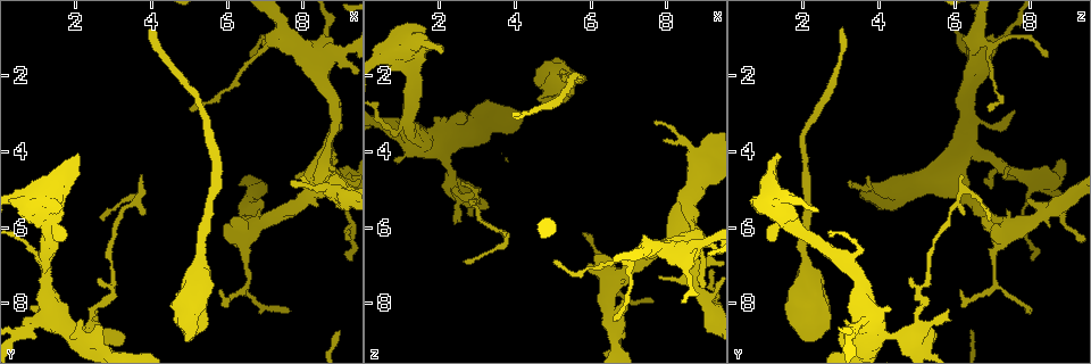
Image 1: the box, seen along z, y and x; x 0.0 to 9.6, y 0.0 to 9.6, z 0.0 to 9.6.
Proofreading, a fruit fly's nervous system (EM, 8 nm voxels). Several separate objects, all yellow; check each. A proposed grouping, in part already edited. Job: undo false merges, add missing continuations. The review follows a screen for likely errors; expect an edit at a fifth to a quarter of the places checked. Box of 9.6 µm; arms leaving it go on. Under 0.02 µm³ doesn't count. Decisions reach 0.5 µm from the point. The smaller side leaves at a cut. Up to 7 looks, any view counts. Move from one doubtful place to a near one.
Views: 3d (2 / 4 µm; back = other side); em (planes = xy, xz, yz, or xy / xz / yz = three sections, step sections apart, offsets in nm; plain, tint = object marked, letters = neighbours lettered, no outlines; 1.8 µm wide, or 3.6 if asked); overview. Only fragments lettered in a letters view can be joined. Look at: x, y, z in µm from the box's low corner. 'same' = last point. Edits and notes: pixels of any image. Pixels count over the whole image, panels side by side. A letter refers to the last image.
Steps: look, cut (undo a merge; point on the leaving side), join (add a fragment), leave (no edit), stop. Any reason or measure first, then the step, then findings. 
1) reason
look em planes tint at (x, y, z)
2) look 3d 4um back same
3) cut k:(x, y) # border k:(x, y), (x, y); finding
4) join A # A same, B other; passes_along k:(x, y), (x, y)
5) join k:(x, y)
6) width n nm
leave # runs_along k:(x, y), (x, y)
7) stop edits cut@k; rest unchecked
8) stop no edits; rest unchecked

branch stops here
look em planes letters at (6.85, 5.25, 7.95)

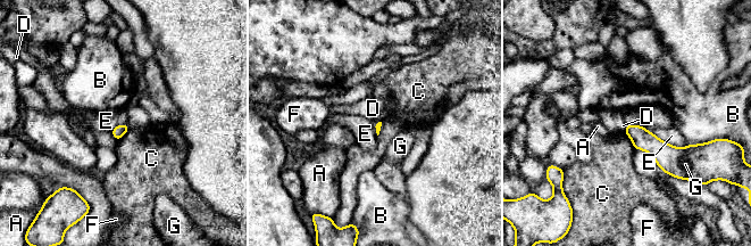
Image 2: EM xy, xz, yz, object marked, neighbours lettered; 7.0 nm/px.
leave # A other, B other, C other, D other, E other, F other, G other; border 2:(626, 124), (689, 144); none of them fits

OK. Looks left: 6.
tapers out
look em planes tint at (3.75, 5.75, 6.30)

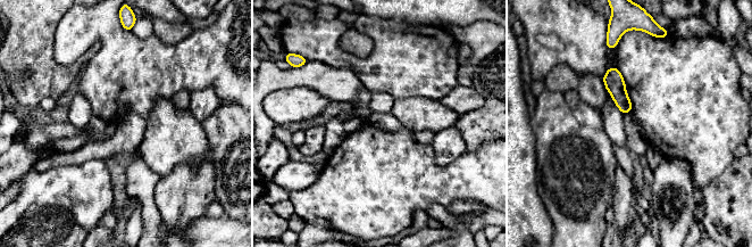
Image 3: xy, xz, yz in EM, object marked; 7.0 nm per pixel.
look em planes letters same

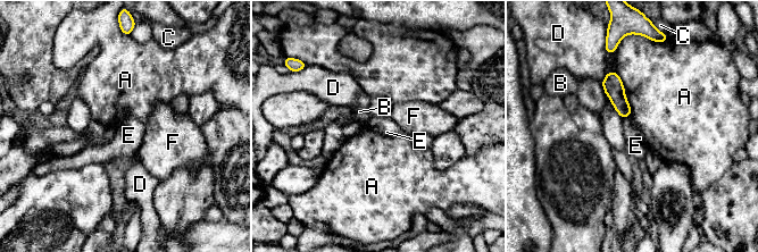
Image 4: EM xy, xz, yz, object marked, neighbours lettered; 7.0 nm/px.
leave # A other, B other, C other, D other, E other, F other; border 4:(630, 115), (623, 118); none of them fits

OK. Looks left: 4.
calibre changes
look 3d 4um at (1.85, 8.75, 3.90)

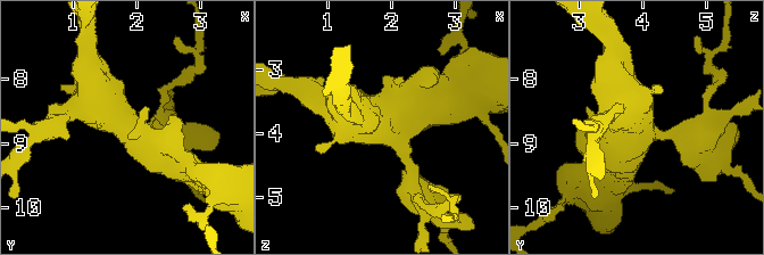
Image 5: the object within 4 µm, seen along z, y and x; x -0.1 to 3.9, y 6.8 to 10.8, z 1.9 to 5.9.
now the EM
look em 3.6um planes letters at (1.90, 8.75, 3.95)

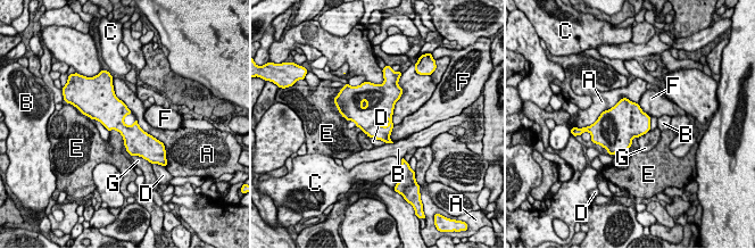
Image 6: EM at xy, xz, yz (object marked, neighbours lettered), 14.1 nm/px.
leave # A other, B other, C other, D other, E other, F other, G other; border 6:(109, 130), (116, 130), (121, 133); one cell here

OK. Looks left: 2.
stop no edits; rest unchecked

